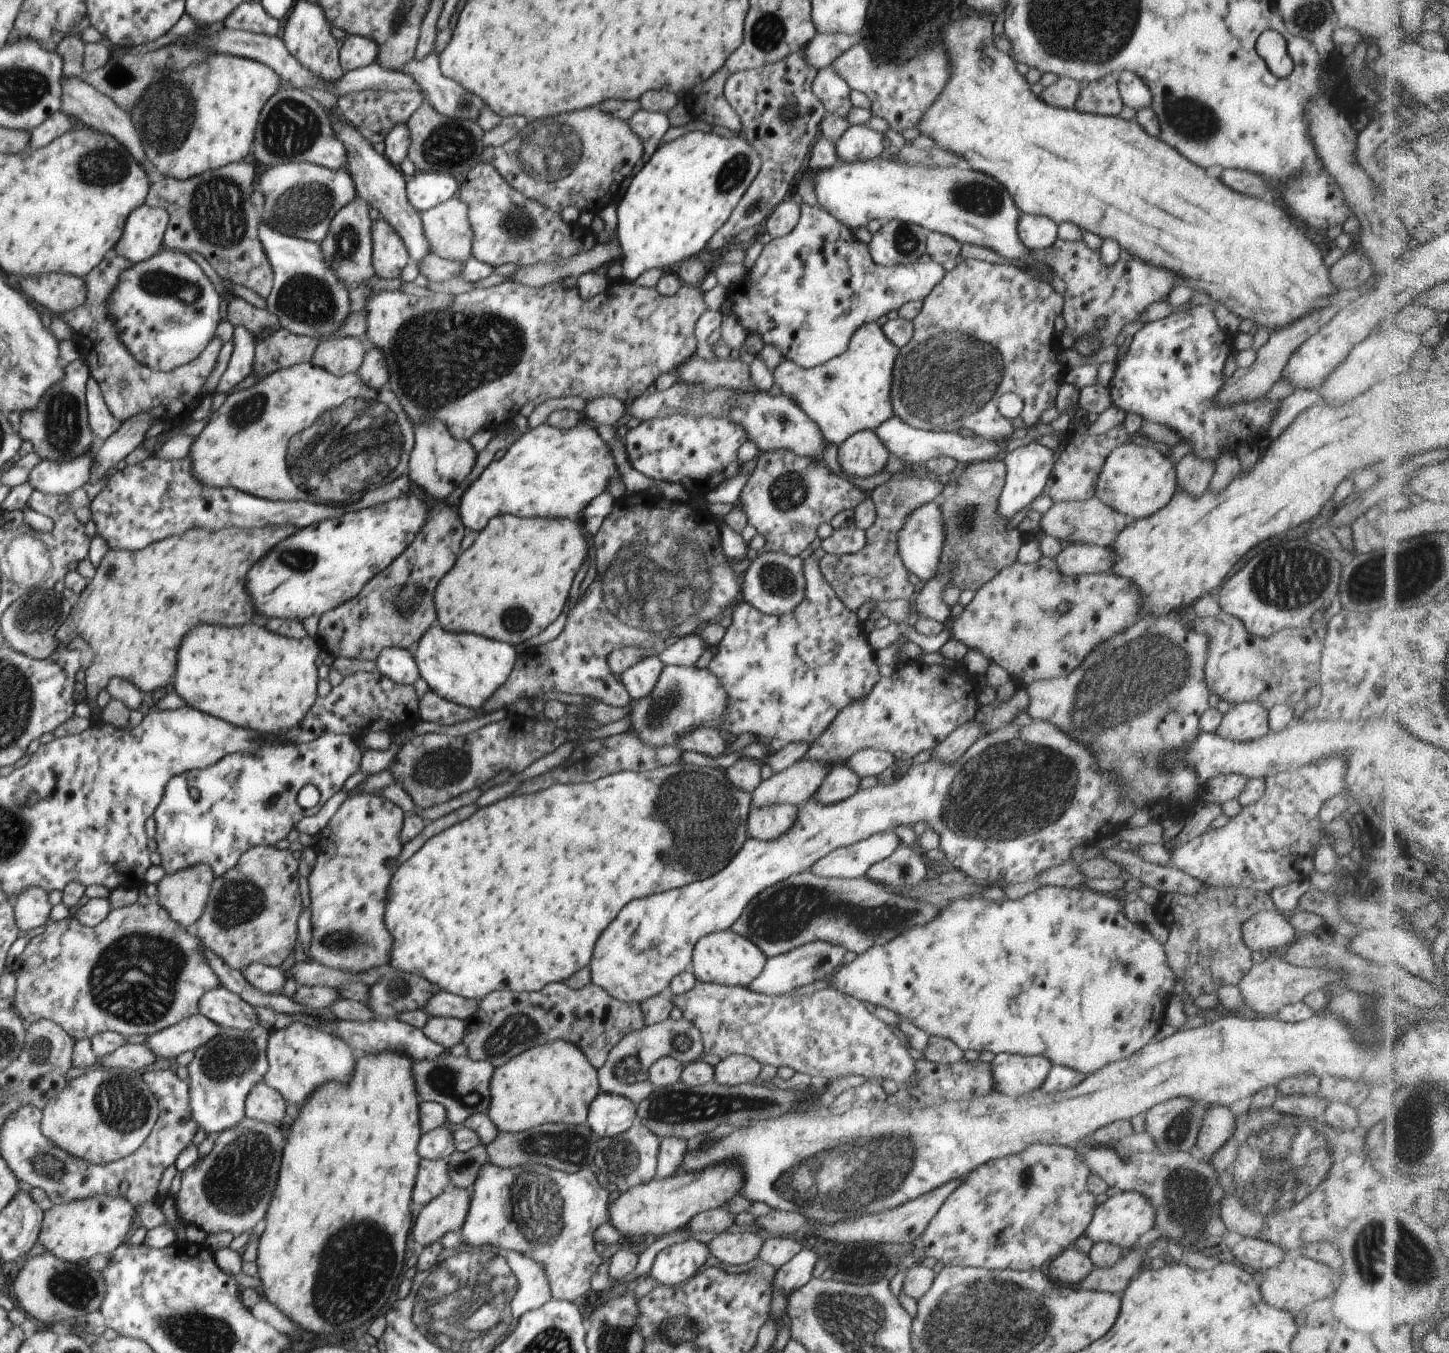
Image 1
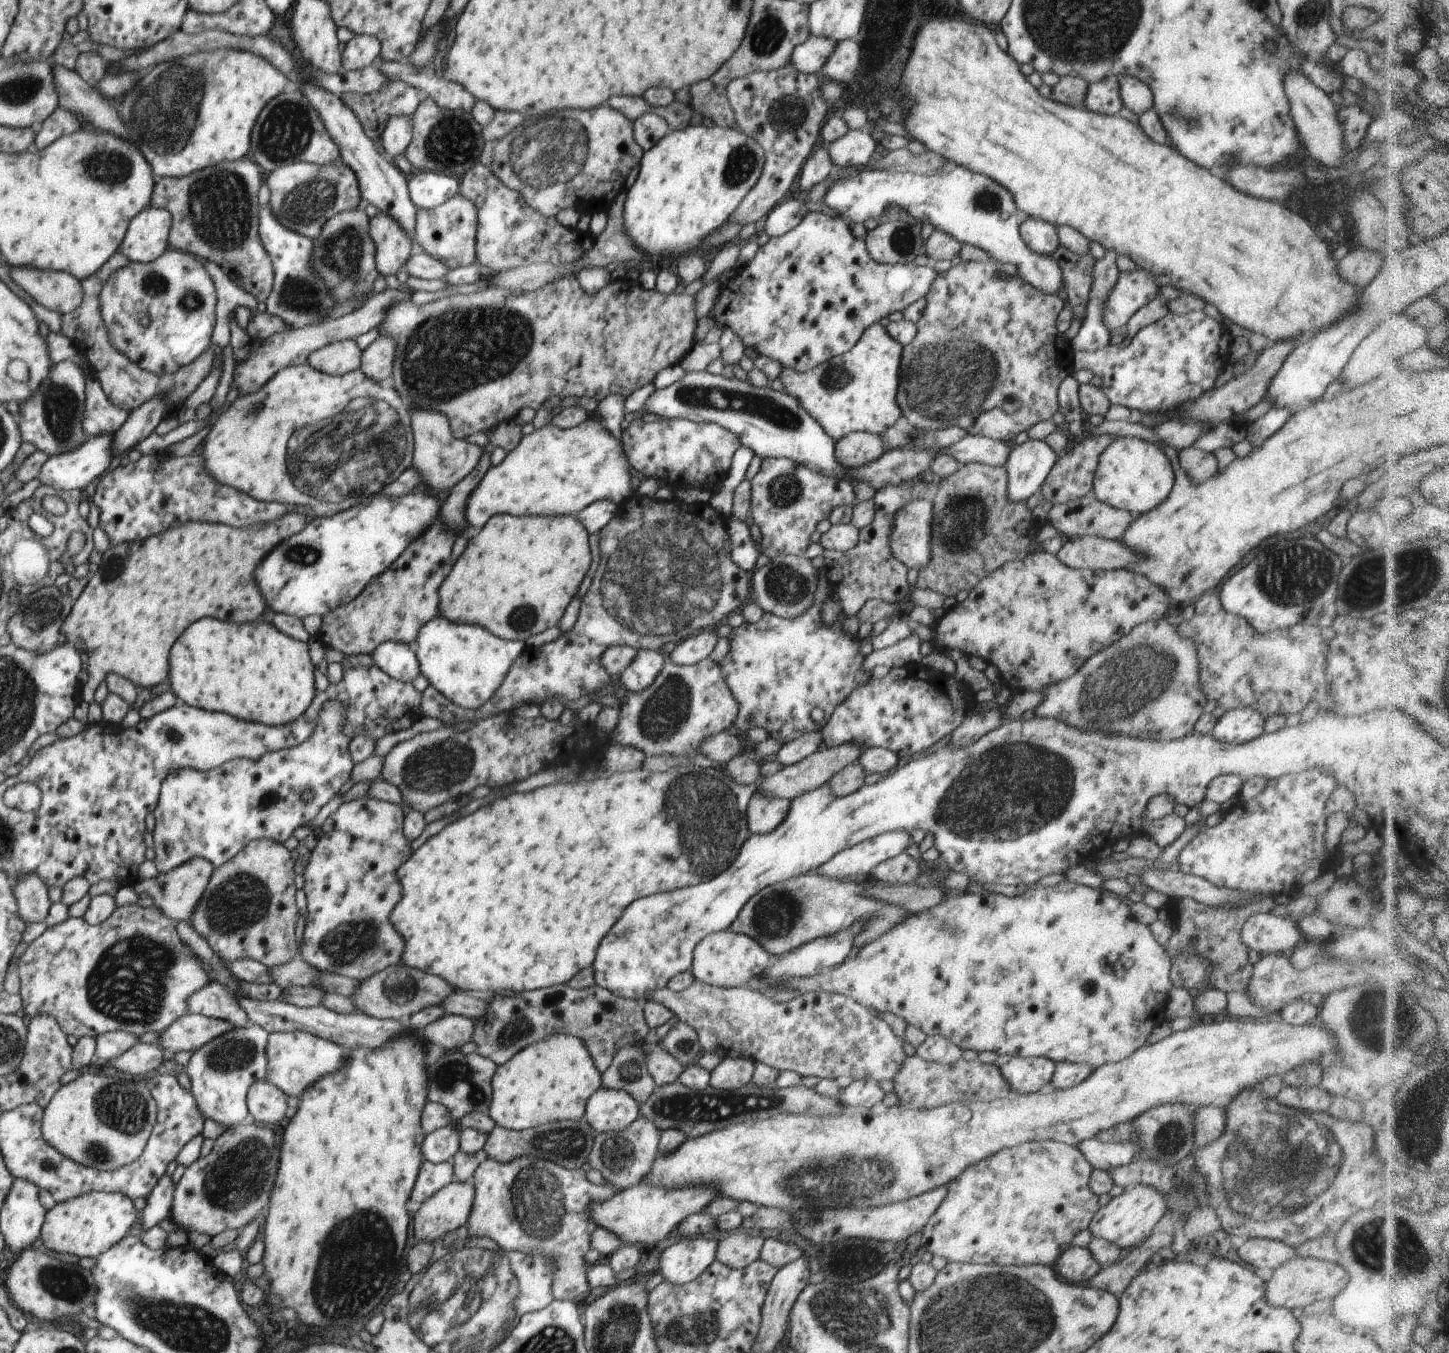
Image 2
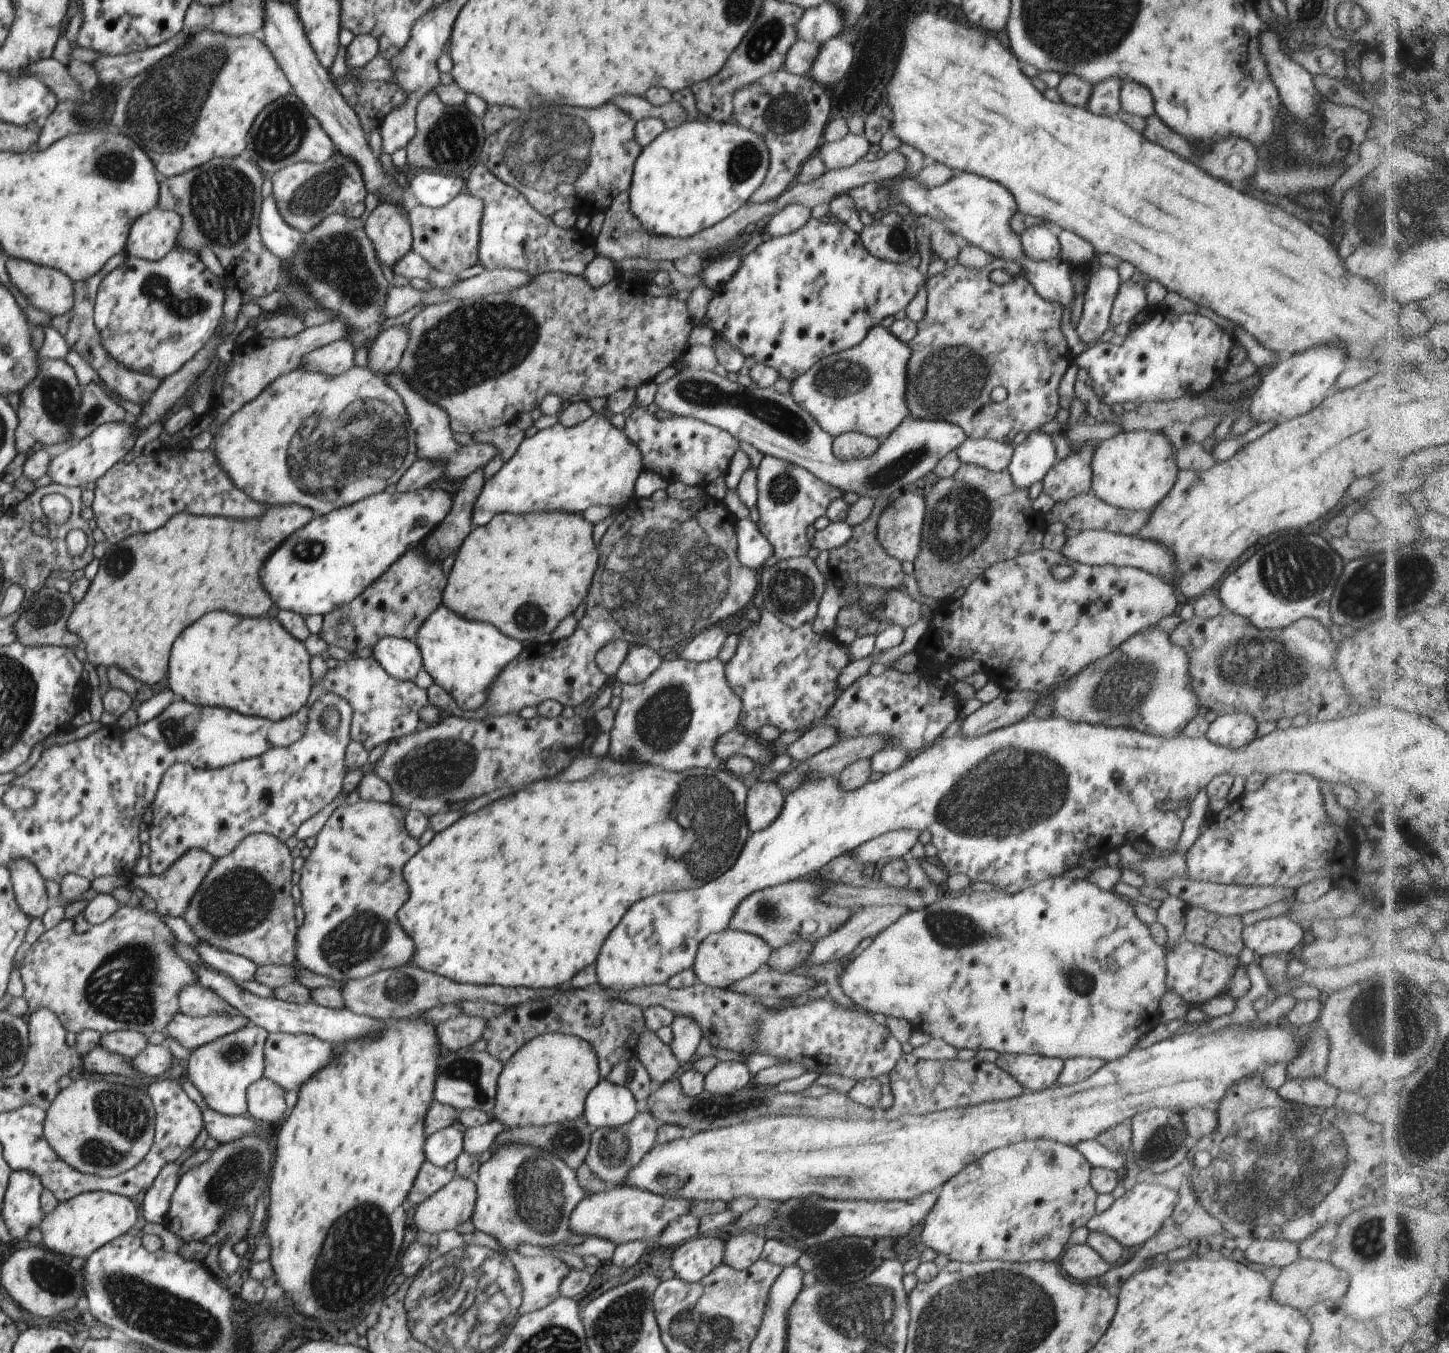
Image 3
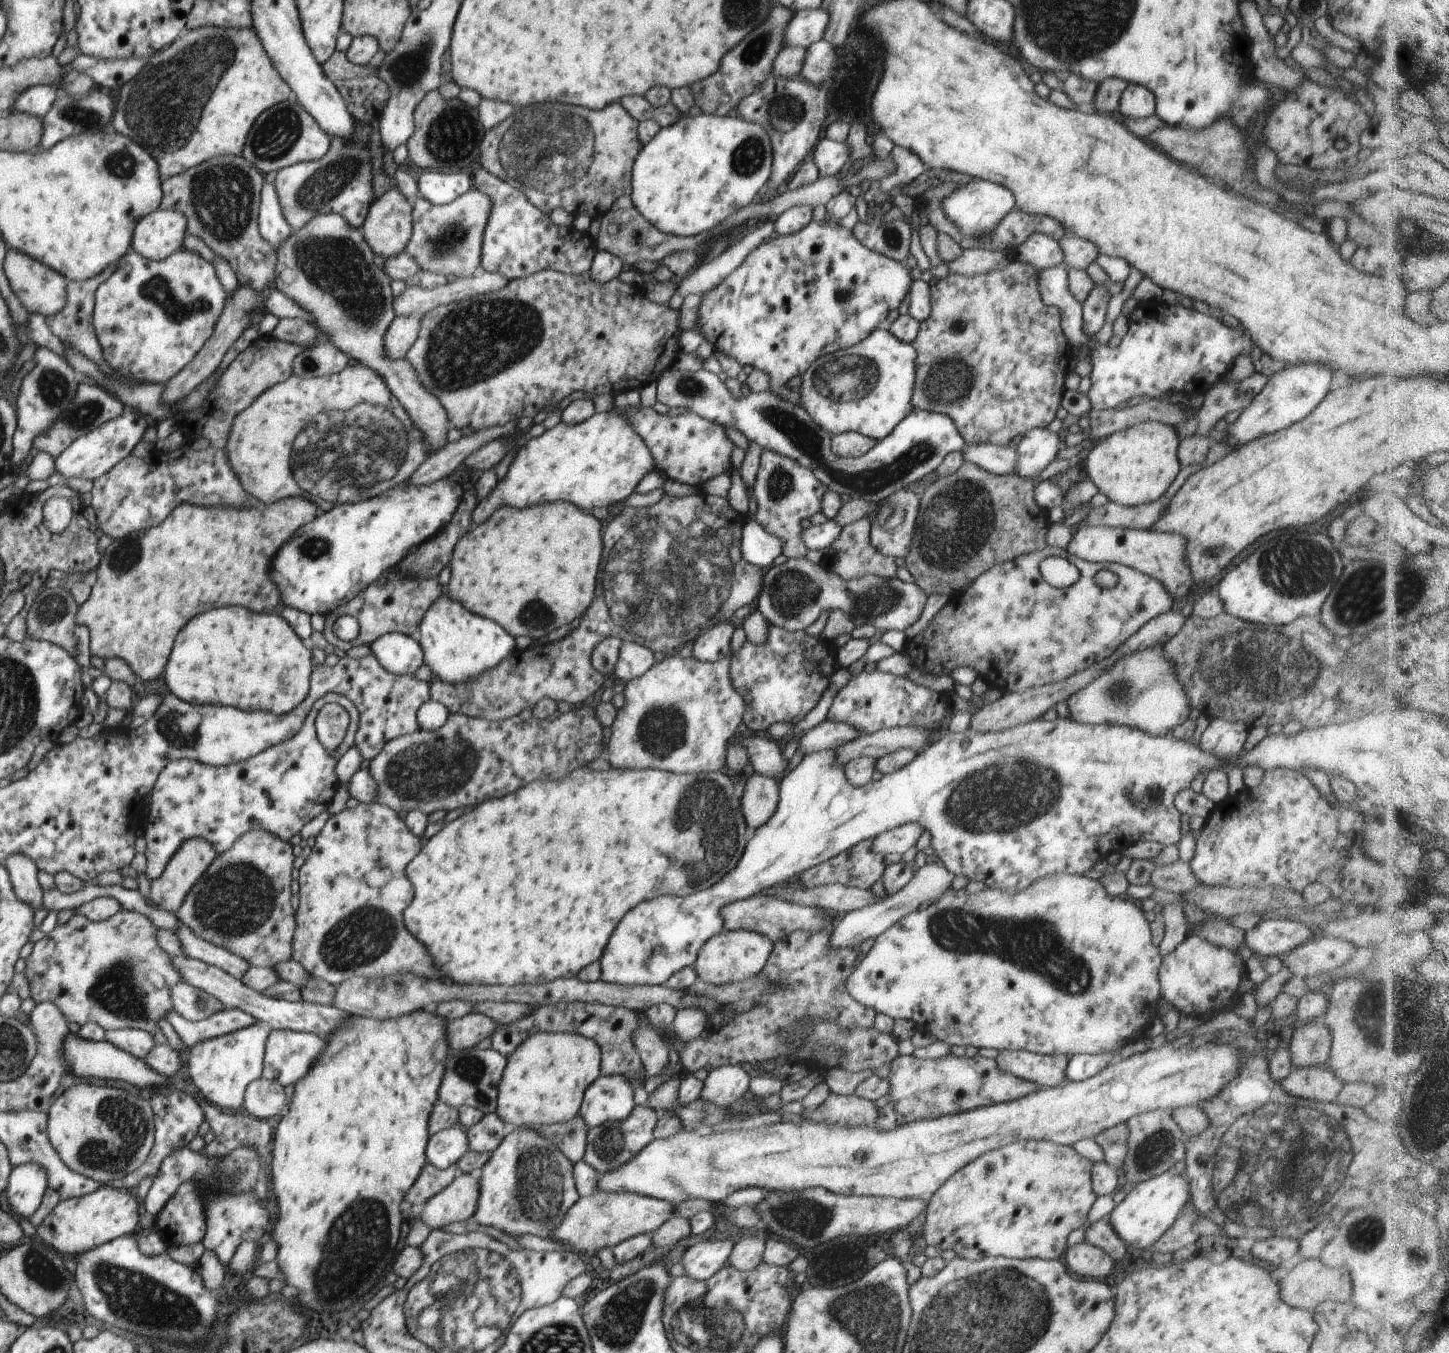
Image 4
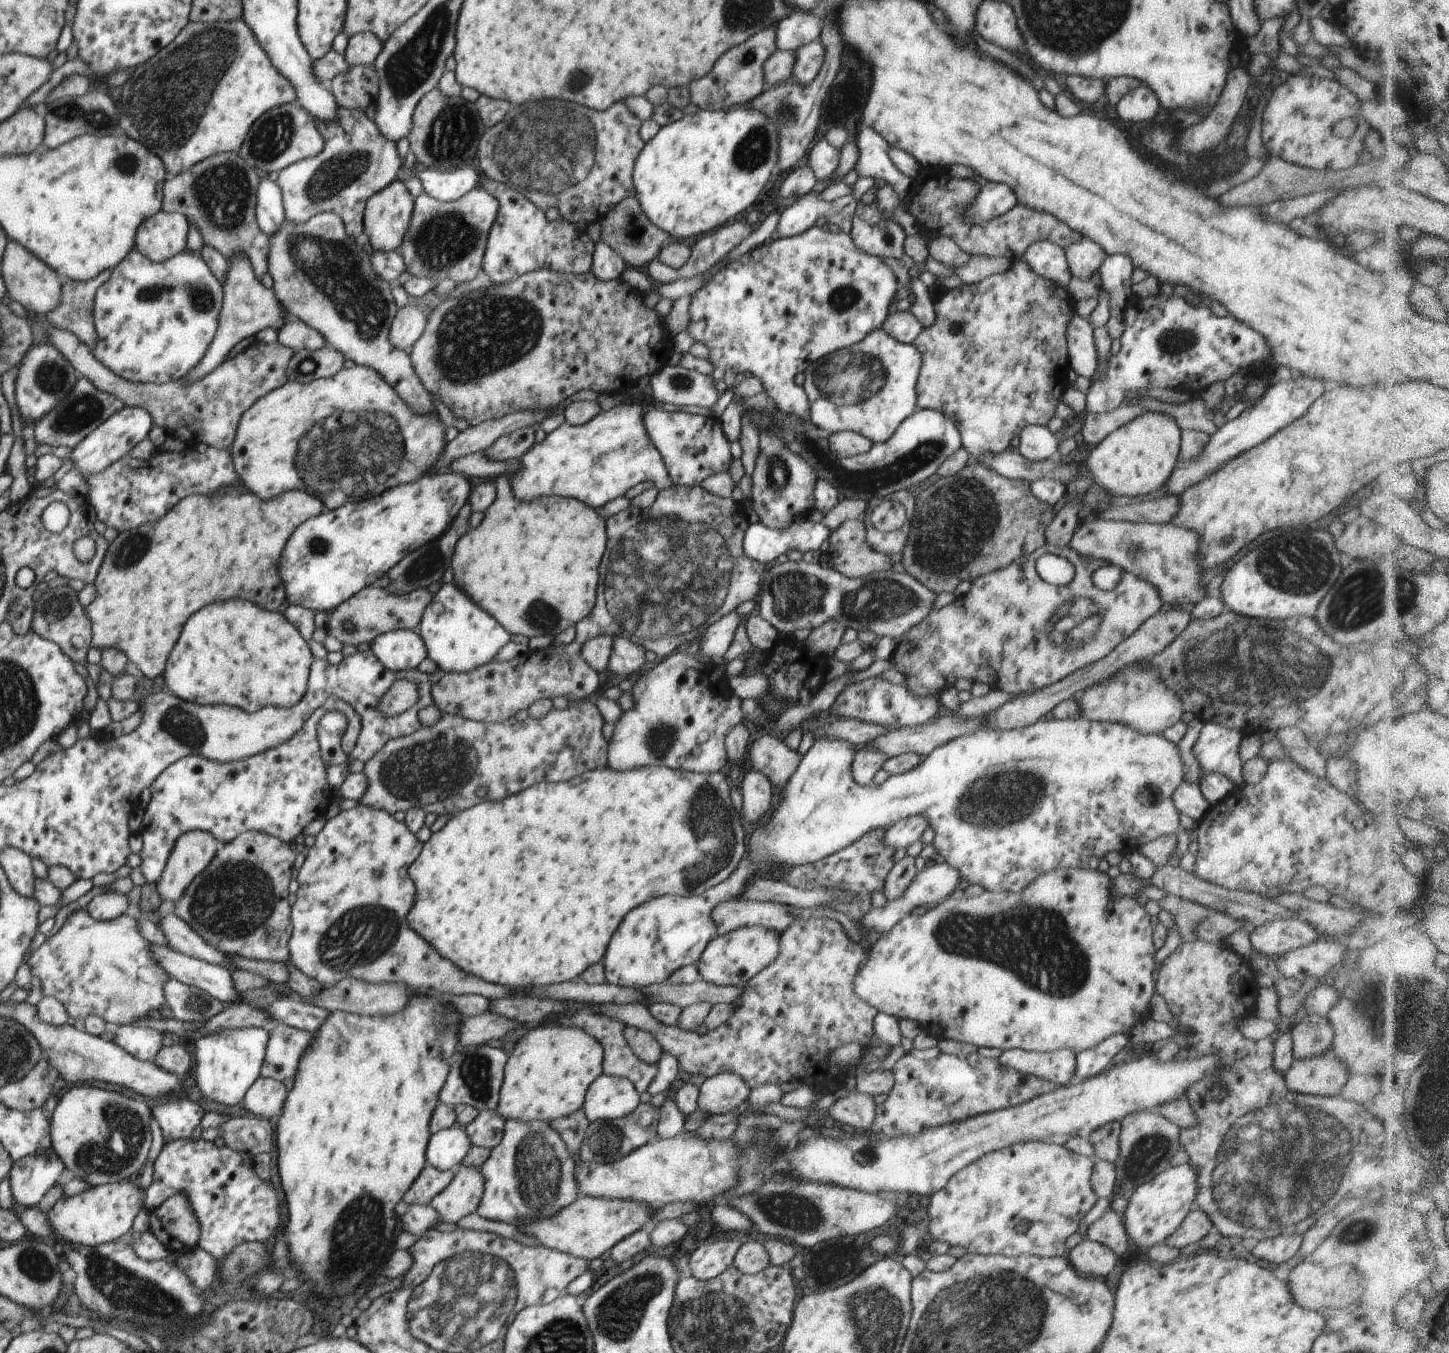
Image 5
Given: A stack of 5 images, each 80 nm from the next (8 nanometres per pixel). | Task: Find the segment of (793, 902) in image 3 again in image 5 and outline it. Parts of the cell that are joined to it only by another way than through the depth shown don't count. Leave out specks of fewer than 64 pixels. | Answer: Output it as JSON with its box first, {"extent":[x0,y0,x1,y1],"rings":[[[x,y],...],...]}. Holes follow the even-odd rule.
{"extent":[711,898,796,936],"rings":[[[738,898],[717,904],[711,912],[711,917],[716,925],[717,936],[743,926],[754,925],[762,925],[782,934],[796,921],[788,914],[783,904]]]}

